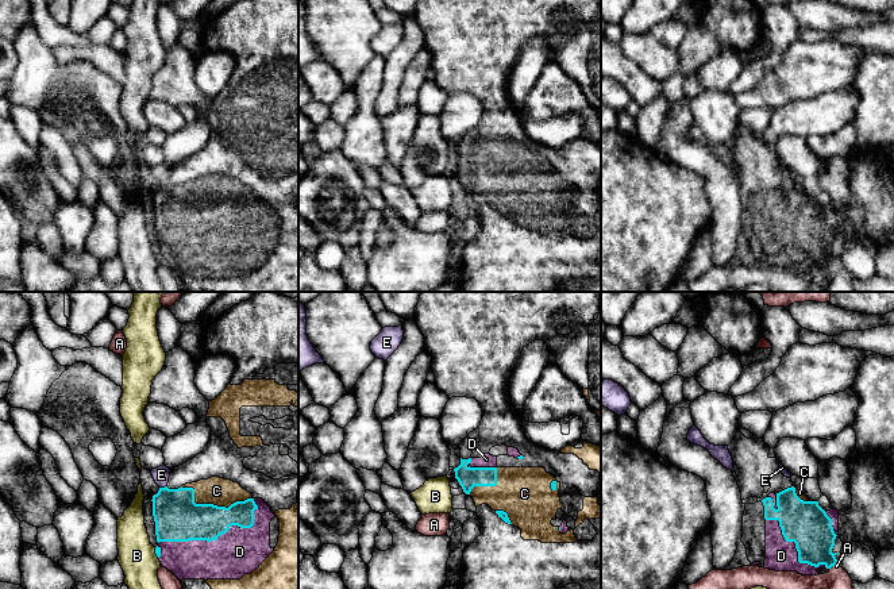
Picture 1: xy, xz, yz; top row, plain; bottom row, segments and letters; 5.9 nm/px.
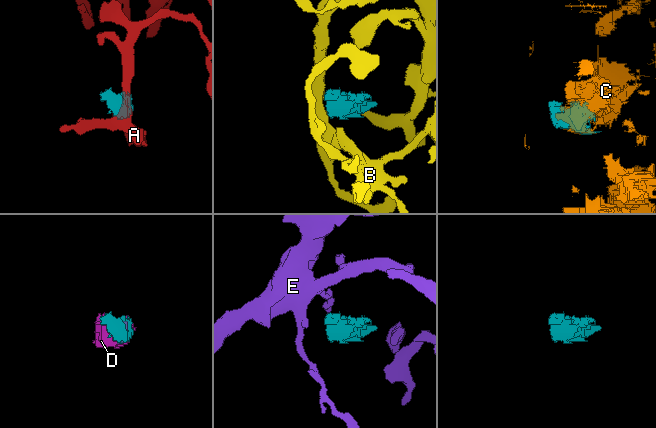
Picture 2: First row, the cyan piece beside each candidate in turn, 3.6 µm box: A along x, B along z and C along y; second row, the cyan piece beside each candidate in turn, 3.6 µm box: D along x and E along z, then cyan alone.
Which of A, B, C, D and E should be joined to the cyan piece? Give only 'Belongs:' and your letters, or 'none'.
Belongs: C, D

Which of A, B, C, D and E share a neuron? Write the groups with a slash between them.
A / B / C D / E

